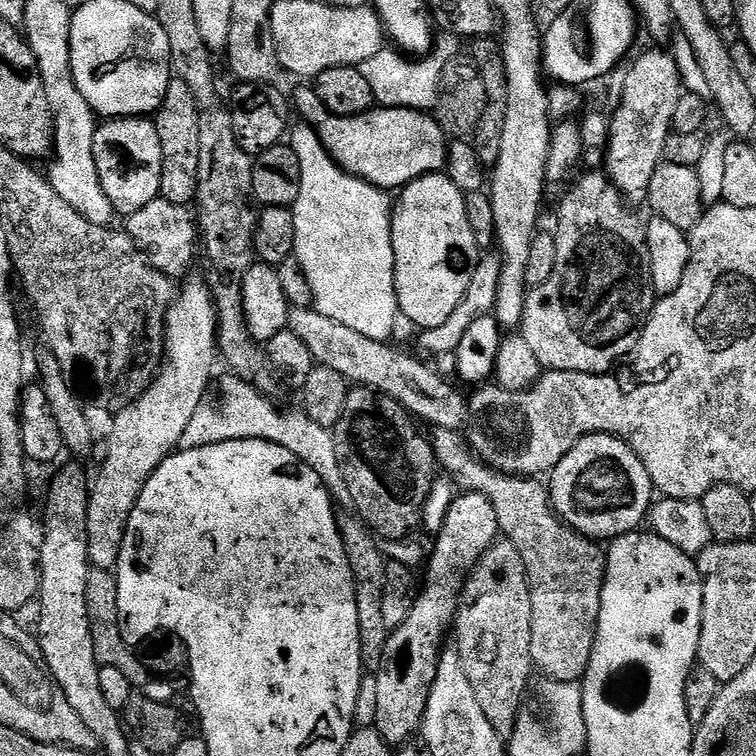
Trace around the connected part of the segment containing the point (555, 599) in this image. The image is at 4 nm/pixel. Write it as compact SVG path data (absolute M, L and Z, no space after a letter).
M432 428L430 432L430 447L433 456L436 457L436 463L441 469L444 468L447 475L450 477L453 485L457 489L465 492L477 492L482 494L482 498L487 498L490 501L490 506L494 506L494 514L498 514L498 526L501 533L506 537L506 540L512 543L518 550L525 562L525 570L528 574L528 586L530 594L530 606L533 607L532 621L530 622L530 654L532 655L532 666L537 673L541 672L541 677L544 680L553 680L554 682L580 682L583 681L588 663L590 662L590 654L592 647L596 641L596 624L600 620L600 599L602 598L602 590L604 589L604 569L606 567L606 552L597 541L589 540L588 537L578 534L568 524L565 524L552 508L552 497L548 495L548 489L541 481L536 478L526 476L505 476L502 472L495 472L493 468L489 468L483 463L475 451L464 442L460 437L461 433L457 430L446 430L445 428Z

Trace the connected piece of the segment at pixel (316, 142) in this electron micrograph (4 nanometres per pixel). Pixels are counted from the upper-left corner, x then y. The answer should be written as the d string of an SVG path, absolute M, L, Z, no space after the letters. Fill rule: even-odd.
M307 122L291 129L290 146L298 154L300 189L295 204L291 205L294 218L294 260L300 263L299 271L312 291L312 304L316 311L366 334L366 338L391 341L396 328L400 304L394 286L394 258L392 257L393 201L387 191L375 188L344 171L325 148L318 134Z

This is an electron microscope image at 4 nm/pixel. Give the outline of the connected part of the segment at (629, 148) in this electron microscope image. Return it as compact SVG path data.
M644 52L626 71L626 82L618 92L620 105L610 116L606 175L629 201L647 193L650 178L662 163L662 146L672 132L674 106L678 106L681 95L680 68L668 52Z

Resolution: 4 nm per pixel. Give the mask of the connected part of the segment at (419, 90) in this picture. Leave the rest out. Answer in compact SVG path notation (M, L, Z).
M450 34L435 39L432 50L422 59L408 59L399 51L383 48L372 58L367 59L359 70L370 85L373 101L381 108L414 109L416 111L435 111L442 102L440 96L441 76L446 64L453 60L460 50L461 41Z

